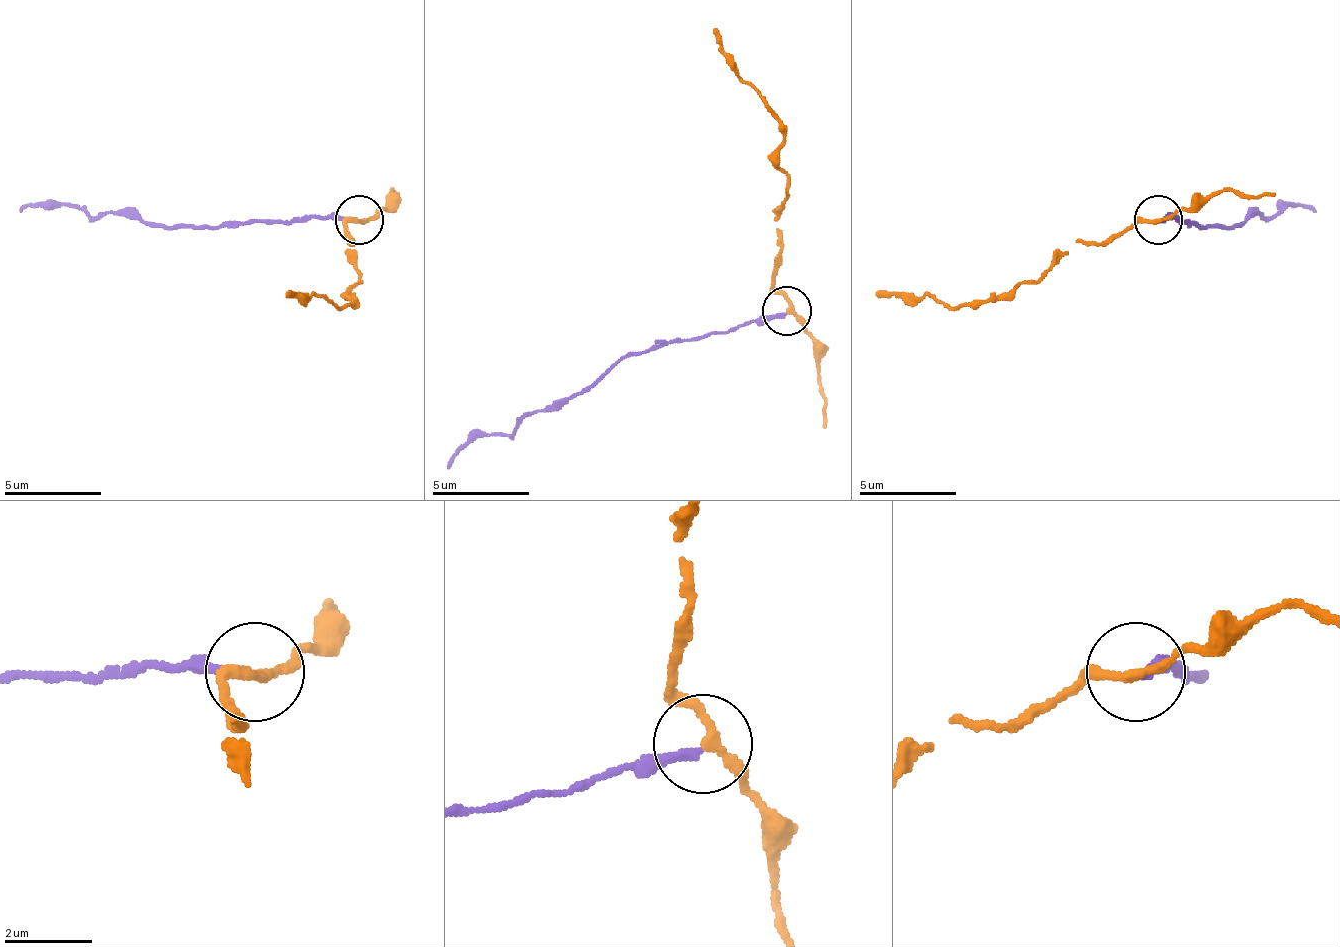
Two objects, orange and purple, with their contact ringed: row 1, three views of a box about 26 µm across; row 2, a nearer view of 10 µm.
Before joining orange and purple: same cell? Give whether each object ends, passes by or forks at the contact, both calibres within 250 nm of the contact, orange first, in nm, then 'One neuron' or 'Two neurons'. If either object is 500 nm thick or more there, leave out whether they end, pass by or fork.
At the ring orange passes by. At the ring purple ends. Thickness 200 nm (orange) against 190 nm. Two neurons

